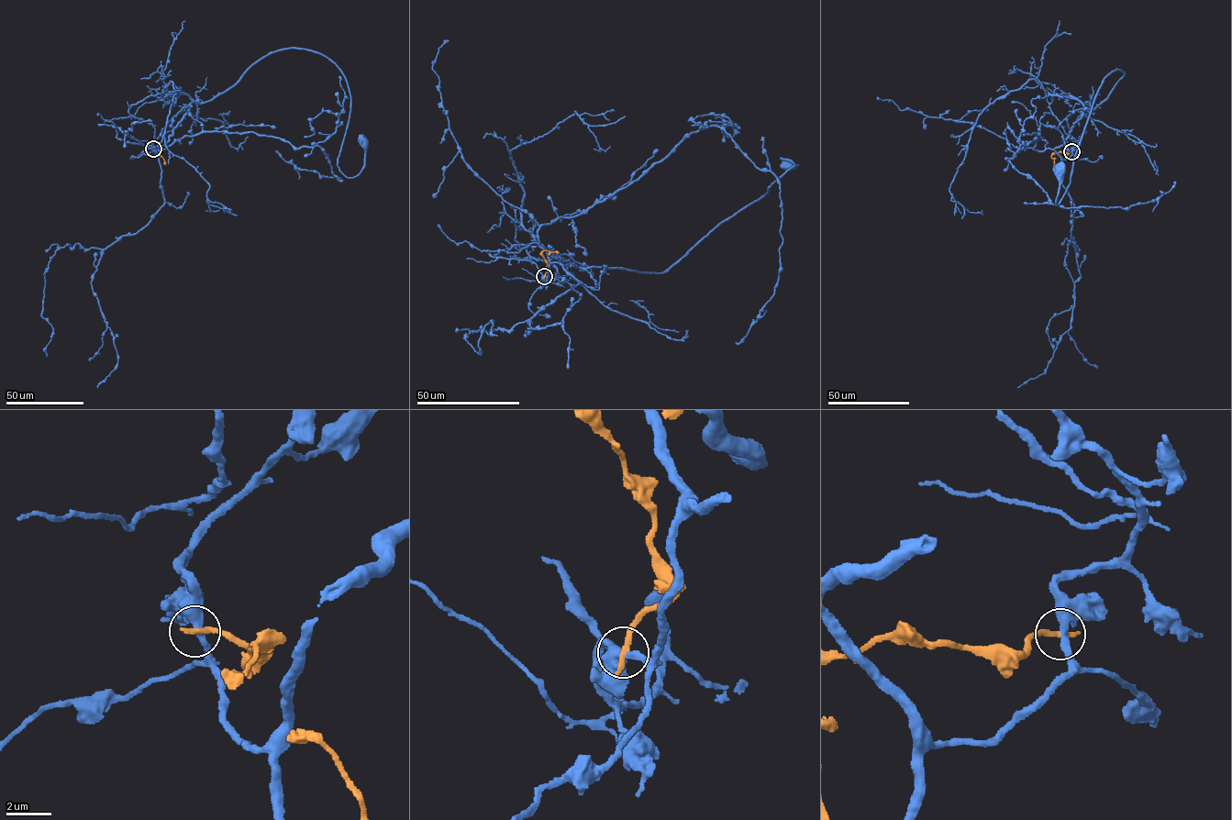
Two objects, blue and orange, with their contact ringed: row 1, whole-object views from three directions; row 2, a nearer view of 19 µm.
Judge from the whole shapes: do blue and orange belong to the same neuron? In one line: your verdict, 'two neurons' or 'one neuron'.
two neurons

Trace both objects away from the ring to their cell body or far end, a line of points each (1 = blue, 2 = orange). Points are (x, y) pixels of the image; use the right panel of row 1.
1: (1071, 151), (1062, 160), (1054, 149), (1123, 72), (1110, 72), (1098, 90), (1056, 204), (1059, 169)
2: (1071, 151), (1052, 154), (1055, 167)

